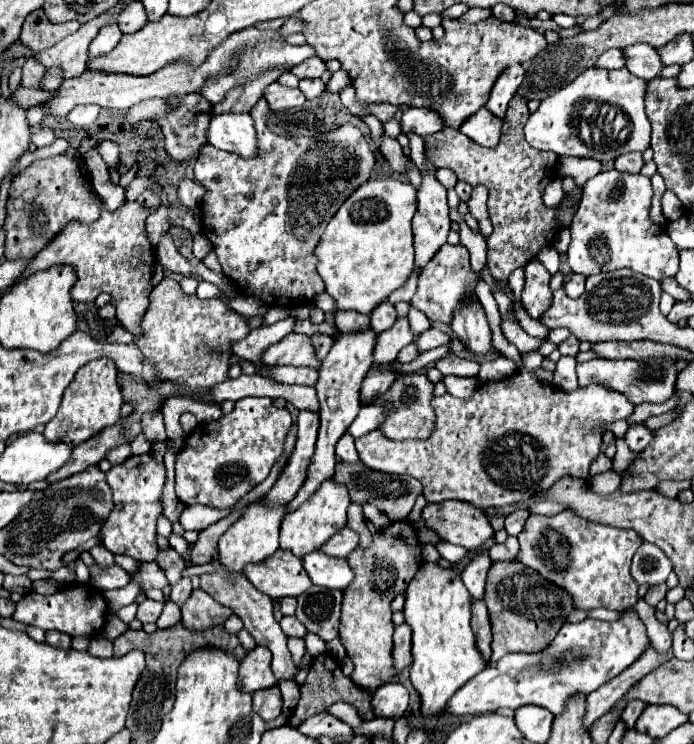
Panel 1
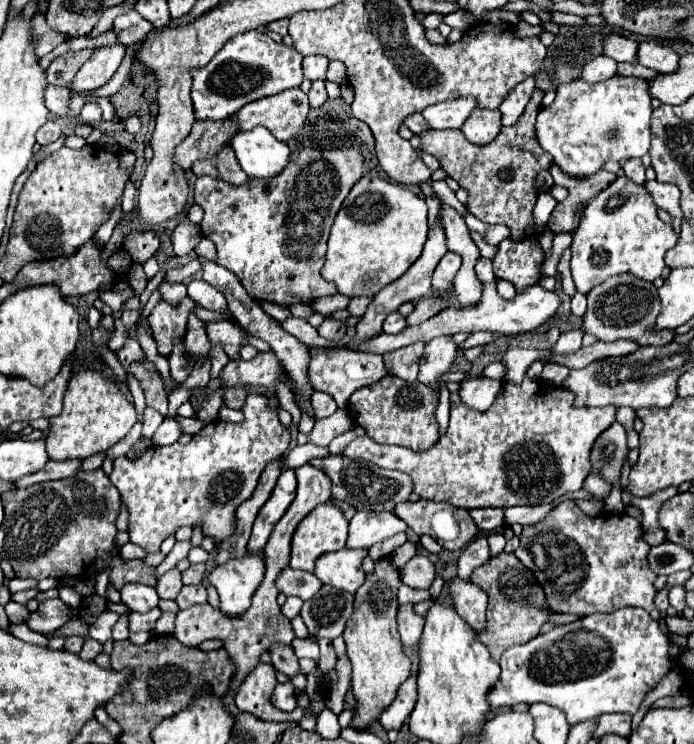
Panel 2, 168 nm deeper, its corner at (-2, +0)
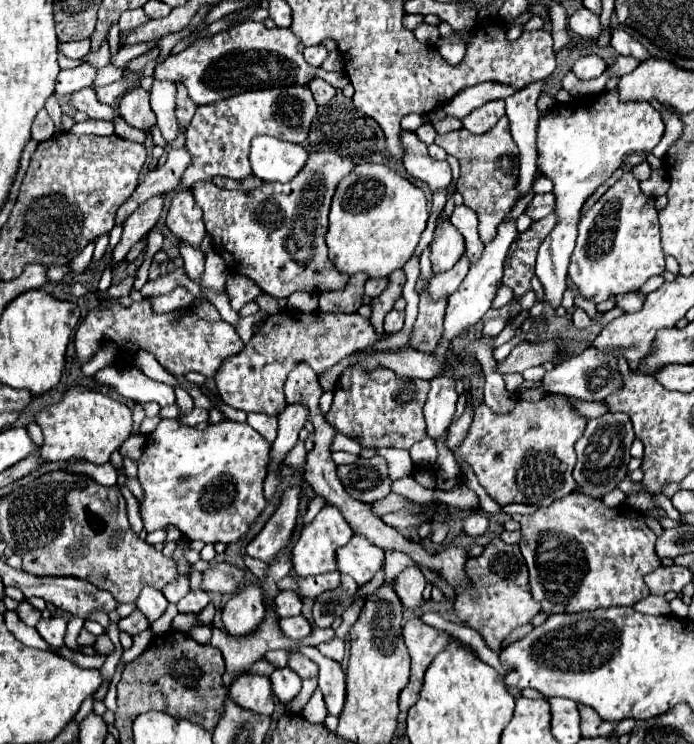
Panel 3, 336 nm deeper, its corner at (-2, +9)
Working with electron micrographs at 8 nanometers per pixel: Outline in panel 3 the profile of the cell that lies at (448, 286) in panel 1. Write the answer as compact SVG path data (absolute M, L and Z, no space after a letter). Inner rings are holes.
M438 220L434 240L432 240L432 254L430 254L432 270L436 274L446 272L460 260L462 254L464 254L462 234L458 234L458 230L454 230L454 226L450 222Z

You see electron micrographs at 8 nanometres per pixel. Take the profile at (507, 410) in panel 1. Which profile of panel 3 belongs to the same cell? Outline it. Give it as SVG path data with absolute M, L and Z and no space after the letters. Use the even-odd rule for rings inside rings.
M544 394L536 402L518 400L508 414L492 412L484 402L476 406L474 420L466 438L454 450L456 464L466 462L486 494L498 504L536 504L548 506L570 494L576 486L572 470L576 466L574 444L582 436L588 418L582 416L566 396ZM558 462L566 466L558 466Z

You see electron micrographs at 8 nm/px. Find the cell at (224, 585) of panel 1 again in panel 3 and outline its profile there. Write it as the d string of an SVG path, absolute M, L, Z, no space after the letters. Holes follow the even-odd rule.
M290 652L288 654L288 668L294 670L300 678L308 678L308 676L316 676L318 674L318 666L308 660L306 656L298 654L298 652Z

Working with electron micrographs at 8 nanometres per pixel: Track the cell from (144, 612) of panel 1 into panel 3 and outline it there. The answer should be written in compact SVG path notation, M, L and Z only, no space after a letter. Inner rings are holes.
M134 610L130 616L122 618L122 620L118 622L118 626L120 626L120 630L128 632L130 636L134 636L134 634L138 634L138 632L142 632L142 630L148 630L148 628L150 628L150 622L148 622L148 618L146 618L140 610Z

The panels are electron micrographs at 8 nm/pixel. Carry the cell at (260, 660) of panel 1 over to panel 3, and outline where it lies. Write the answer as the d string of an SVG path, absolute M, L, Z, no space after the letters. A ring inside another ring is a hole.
M242 674L230 686L230 698L242 708L248 708L258 714L272 716L274 712L274 696L268 676Z

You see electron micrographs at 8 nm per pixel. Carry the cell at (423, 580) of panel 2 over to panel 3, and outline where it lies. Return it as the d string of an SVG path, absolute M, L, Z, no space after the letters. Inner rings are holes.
M408 566L402 570L394 582L394 590L402 600L404 608L418 608L422 602L422 590L426 588L426 578L418 566Z

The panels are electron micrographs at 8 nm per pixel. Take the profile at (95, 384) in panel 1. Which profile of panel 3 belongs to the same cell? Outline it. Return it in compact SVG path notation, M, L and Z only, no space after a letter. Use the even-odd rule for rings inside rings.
M74 384L64 392L60 402L36 414L36 424L44 432L40 456L46 462L58 462L76 456L86 458L92 464L104 464L110 460L110 454L128 438L132 430L132 410L98 390Z

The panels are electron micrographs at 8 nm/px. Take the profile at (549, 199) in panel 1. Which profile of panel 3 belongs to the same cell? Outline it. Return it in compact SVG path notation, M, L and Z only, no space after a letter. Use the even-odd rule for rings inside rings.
M548 192L548 194L534 194L534 198L530 200L530 204L526 208L526 214L532 220L542 220L554 210L554 206L556 206L556 202L554 202L554 194L552 192Z

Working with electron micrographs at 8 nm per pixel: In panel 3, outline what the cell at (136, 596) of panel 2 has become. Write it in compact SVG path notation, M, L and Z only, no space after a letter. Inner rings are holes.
M144 586L144 588L140 590L140 594L138 594L138 600L136 600L134 604L136 604L136 608L138 608L150 622L154 622L156 618L160 618L160 616L164 614L168 600L164 598L164 594L162 594L160 590L150 588L150 586Z

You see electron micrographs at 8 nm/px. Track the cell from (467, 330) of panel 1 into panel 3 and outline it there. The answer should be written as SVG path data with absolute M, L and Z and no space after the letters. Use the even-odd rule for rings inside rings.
M402 132L402 144L406 148L404 168L412 178L424 180L432 192L446 190L452 174L448 162L438 162L428 156L426 144L422 144L414 132Z

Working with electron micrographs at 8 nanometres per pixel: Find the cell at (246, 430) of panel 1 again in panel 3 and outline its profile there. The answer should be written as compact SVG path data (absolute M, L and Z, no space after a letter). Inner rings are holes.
M162 420L158 428L148 434L146 448L138 460L138 480L144 490L140 502L140 516L146 532L158 528L176 526L190 540L202 542L236 542L254 522L254 518L264 510L266 498L262 494L262 484L266 478L270 442L248 424L234 420L222 420L218 424L208 424L204 430L182 426L176 420Z

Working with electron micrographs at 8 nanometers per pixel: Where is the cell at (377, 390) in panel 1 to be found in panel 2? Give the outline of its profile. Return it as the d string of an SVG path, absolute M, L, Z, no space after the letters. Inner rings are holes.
M418 341L414 345L402 347L398 351L392 351L390 355L386 355L386 365L390 367L392 375L398 375L406 381L416 381L418 375L418 361L424 353L424 341Z

